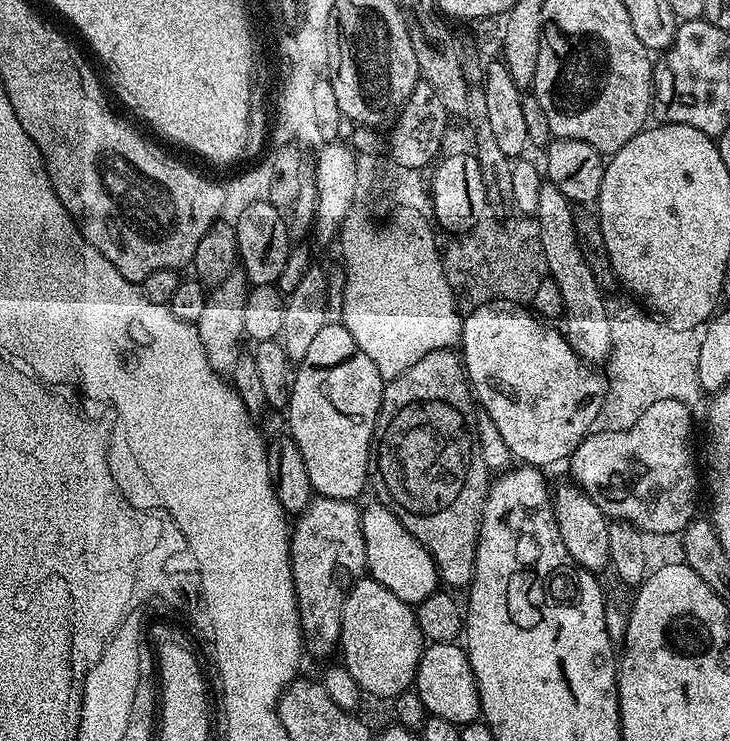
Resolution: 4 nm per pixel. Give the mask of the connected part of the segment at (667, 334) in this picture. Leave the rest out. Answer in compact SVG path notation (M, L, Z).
M612 299L606 302L612 354L606 368L608 388L600 415L609 431L628 429L646 406L670 400L694 403L704 392L698 378L701 331L671 329L641 305L630 302Z

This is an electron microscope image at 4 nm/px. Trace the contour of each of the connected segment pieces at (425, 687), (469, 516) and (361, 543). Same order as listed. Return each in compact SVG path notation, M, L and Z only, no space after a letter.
M457 643L428 644L416 671L415 692L421 698L427 713L454 725L475 723L480 716L480 695L469 664L467 651Z
M450 348L434 350L385 383L368 451L368 478L371 491L372 488L376 491L375 499L389 508L394 518L398 518L398 522L426 546L436 563L437 577L443 583L445 580L449 584L445 585L452 590L467 589L472 582L480 519L490 483L490 473L486 462L482 462L476 433L477 411L461 357Z
M316 496L306 506L306 510L295 517L290 532L292 541L292 577L296 591L296 605L300 615L300 631L304 634L304 646L307 655L328 656L340 643L342 614L346 606L348 591L365 575L366 542L362 538L359 507L350 500L335 500L325 496Z

